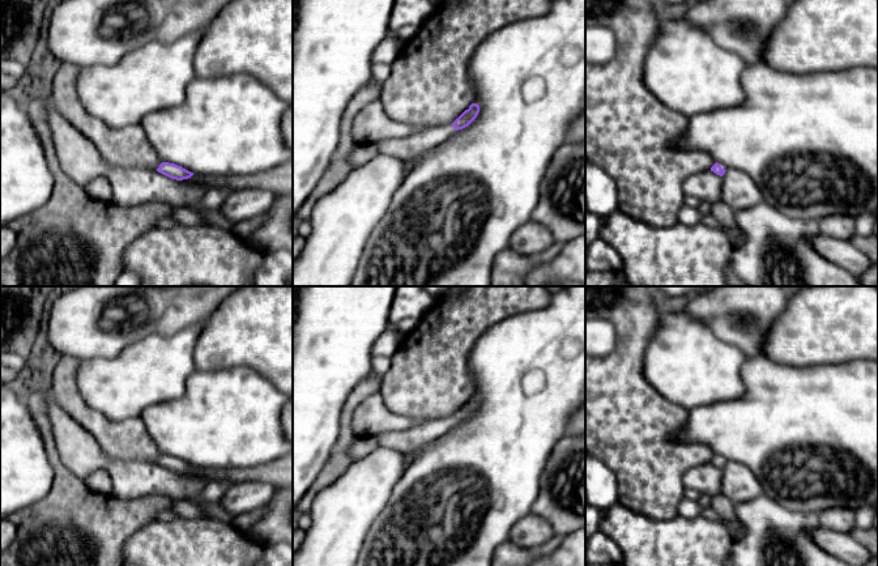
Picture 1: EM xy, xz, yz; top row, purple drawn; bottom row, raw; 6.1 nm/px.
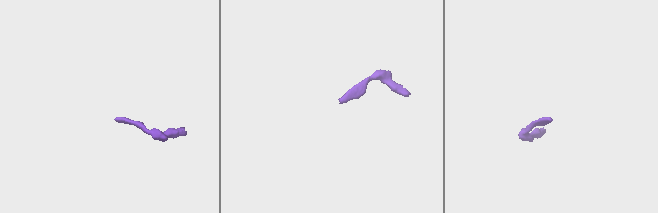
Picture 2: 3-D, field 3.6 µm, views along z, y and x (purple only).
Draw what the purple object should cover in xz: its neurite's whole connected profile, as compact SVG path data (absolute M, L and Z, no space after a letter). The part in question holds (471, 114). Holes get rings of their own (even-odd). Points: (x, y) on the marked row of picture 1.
M472 103L453 123L442 127L429 127L408 137L383 139L378 142L382 154L391 154L406 161L414 156L432 149L442 141L447 140L456 131L468 127L478 115L480 106Z

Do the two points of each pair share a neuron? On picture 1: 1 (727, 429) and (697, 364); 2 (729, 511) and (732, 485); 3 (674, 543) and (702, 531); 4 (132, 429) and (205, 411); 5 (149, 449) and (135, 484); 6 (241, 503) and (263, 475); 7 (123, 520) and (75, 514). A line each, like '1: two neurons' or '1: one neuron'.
1: two neurons
2: two neurons
3: one neuron
4: two neurons
5: two neurons
6: two neurons
7: one neuron

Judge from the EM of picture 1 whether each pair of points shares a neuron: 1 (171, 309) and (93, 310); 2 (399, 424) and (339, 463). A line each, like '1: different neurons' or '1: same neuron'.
1: same neuron
2: different neurons

